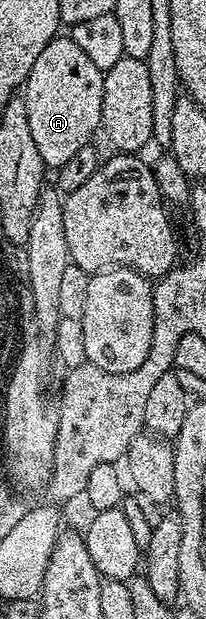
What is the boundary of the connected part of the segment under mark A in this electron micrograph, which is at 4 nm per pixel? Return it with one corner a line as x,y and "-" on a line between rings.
58,35
47,46
43,46
43,54
39,54
39,58
35,58
35,66
31,66
31,74
25,79
23,85
23,99
27,106
27,122
31,122
31,138
35,138
35,146
39,149
39,158
45,163
46,169
56,170
61,168
63,162
68,162
75,153
83,150
83,146
91,143
94,139
93,135
98,135
101,126
101,111
103,110
104,81
103,69
95,66
95,62
91,62
91,58
87,58
87,54
83,54
83,50
79,50
79,46
75,46
75,42
68,35

